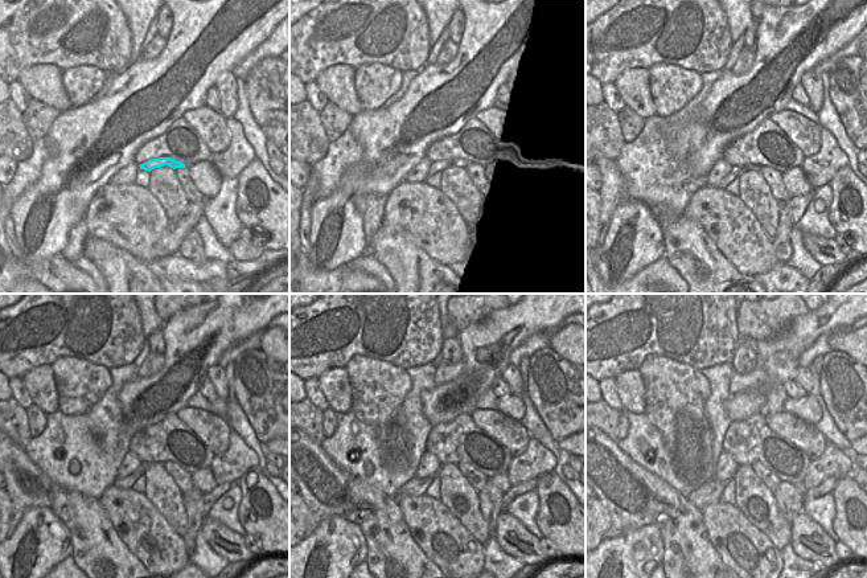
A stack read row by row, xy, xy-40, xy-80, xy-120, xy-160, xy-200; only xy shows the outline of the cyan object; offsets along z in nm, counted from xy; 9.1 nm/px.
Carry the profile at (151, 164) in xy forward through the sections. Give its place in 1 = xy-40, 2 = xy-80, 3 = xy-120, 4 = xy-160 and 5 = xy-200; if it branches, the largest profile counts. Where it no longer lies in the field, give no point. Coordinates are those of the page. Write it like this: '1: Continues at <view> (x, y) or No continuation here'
1: Continues at xy-40 (440, 167)
2: Continues at xy-80 (736, 171)
3: Continues at xy-120 (128, 482)
4: Continues at xy-160 (416, 487)
5: Continues at xy-200 (710, 492)

